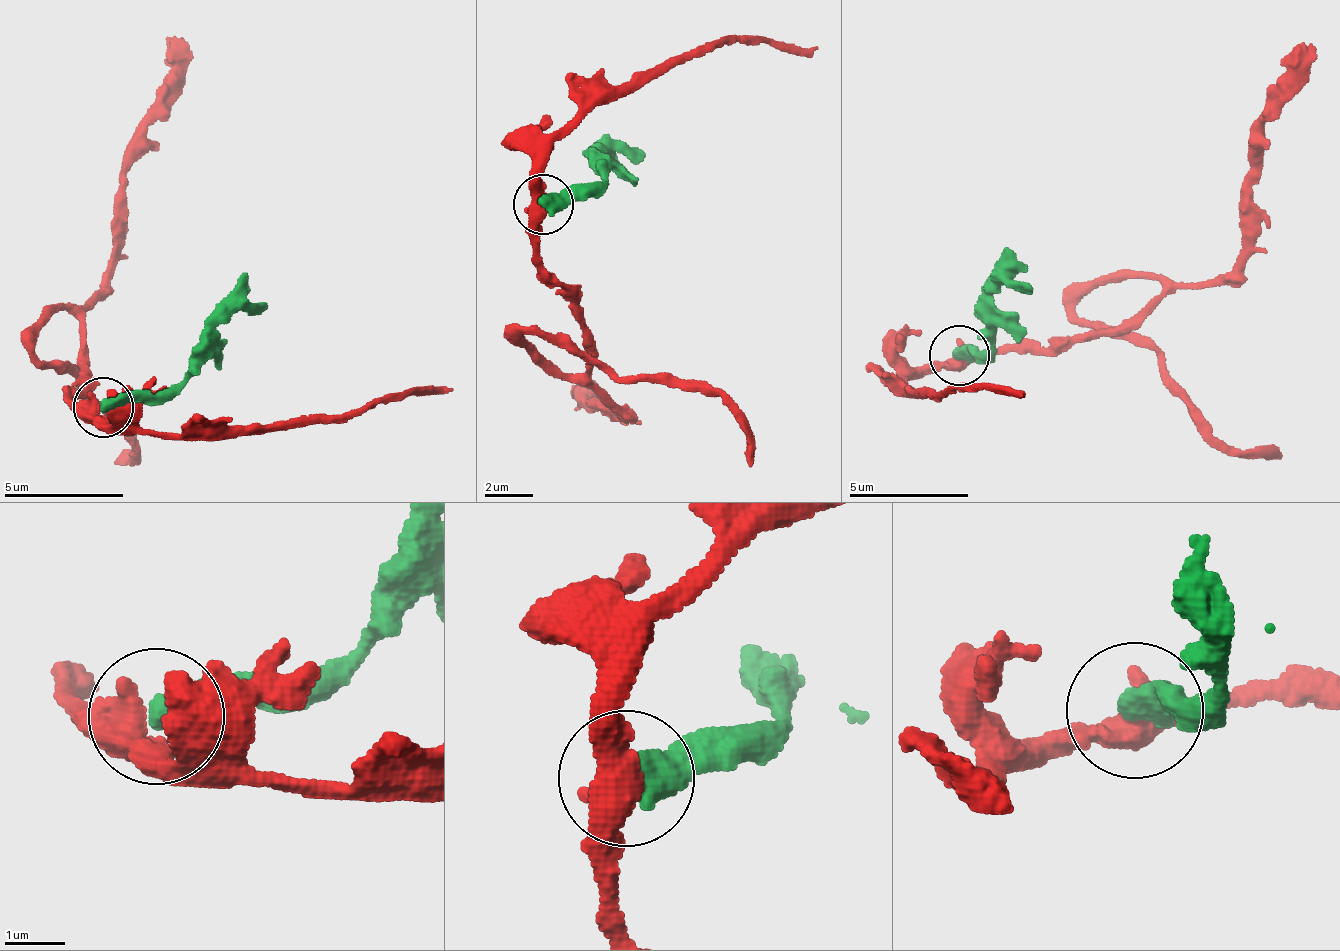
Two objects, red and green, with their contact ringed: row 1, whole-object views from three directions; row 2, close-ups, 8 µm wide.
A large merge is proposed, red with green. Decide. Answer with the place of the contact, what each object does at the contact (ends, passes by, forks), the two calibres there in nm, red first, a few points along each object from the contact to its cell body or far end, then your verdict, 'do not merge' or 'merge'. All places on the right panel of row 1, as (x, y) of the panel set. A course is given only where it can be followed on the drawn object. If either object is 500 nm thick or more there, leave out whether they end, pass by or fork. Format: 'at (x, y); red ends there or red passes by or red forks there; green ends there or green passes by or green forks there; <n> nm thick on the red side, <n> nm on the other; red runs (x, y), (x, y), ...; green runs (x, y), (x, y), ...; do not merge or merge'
at (959, 355); 500 nm thick on the red side, 550 nm on the other; red runs (959, 357), (1086, 341), (1176, 289), (1232, 268), (1253, 135), (1278, 75), (1315, 47); green runs (959, 357), (989, 359), (987, 315), (999, 286), (1034, 291); do not merge

